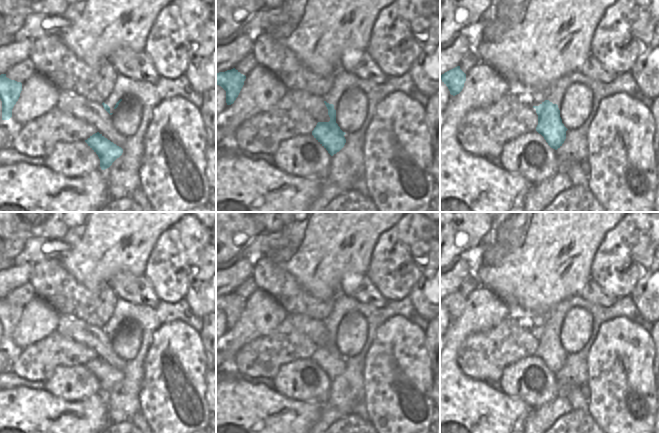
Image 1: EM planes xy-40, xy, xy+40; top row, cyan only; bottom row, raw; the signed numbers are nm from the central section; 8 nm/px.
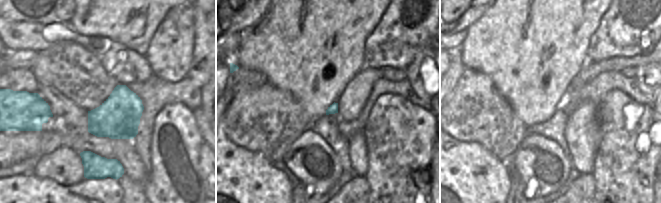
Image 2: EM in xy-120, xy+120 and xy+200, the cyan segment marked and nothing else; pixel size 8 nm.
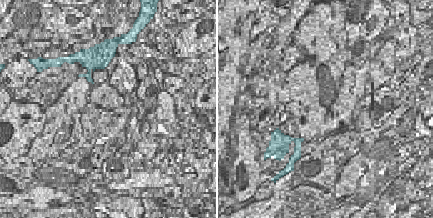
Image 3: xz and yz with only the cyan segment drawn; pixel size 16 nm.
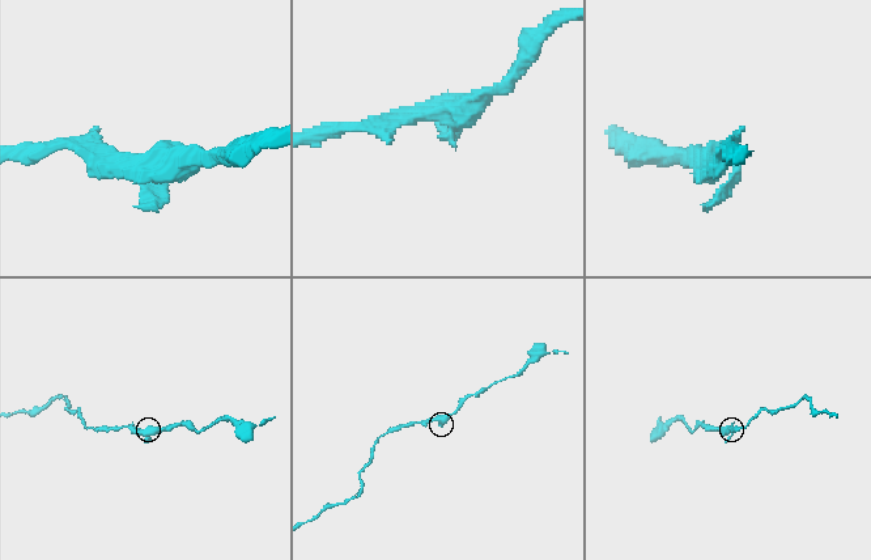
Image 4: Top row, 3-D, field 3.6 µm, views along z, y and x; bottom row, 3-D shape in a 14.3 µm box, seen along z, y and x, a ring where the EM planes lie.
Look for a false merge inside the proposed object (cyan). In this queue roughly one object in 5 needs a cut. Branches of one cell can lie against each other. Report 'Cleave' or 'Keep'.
Keep

